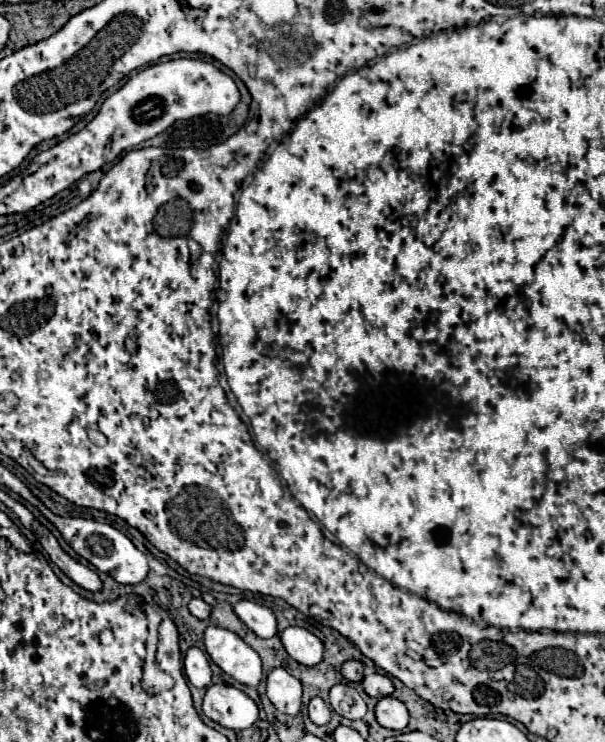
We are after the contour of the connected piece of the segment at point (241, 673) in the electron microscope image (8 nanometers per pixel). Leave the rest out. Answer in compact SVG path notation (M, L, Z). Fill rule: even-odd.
M209 626L205 630L205 648L211 660L237 682L257 688L263 676L259 654L247 646L237 634Z

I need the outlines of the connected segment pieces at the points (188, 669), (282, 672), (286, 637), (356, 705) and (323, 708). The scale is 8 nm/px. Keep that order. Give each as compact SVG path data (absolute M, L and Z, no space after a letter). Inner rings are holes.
M189 646L185 654L185 674L197 688L207 688L211 684L211 668L207 656L197 646Z
M275 668L267 676L267 696L279 712L295 716L301 708L301 682L285 668Z
M289 626L281 632L281 642L287 654L303 666L315 666L323 660L323 642L305 628Z
M335 684L329 692L329 704L331 708L349 720L361 720L367 712L367 706L359 692L347 684Z
M311 698L309 702L309 718L315 724L327 724L331 720L331 708L321 698Z

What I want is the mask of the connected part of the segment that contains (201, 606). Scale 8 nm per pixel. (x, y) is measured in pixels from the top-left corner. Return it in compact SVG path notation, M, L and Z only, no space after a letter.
M193 598L193 600L189 602L189 612L191 612L195 618L199 618L199 620L207 620L209 614L211 614L211 606L209 606L207 602L203 602L201 598Z

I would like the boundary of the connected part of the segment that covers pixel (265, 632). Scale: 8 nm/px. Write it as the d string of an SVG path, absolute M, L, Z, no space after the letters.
M241 600L233 606L235 614L239 616L239 620L251 630L255 632L259 638L273 638L277 632L277 622L273 612L267 606L259 606L255 602L249 600Z

